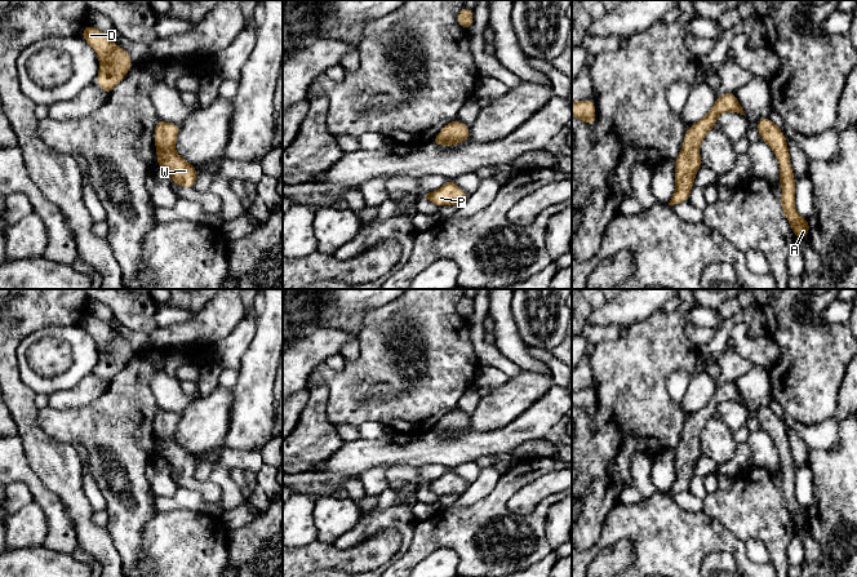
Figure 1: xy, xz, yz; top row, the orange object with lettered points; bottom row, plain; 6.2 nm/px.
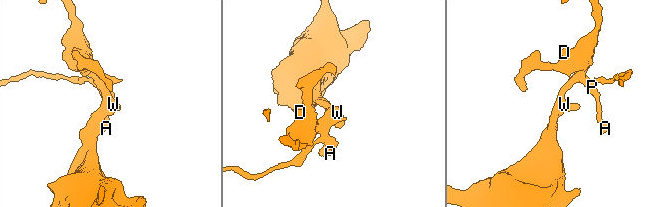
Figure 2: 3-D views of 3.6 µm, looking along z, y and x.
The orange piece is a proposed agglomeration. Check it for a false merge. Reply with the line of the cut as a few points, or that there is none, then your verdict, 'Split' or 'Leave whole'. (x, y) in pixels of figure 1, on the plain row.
No split. Leave whole

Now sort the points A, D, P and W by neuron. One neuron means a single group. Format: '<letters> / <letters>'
A D P W

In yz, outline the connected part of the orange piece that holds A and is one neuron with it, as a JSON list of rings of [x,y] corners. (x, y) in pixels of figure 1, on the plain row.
[[[761,407],[756,410],[756,418],[760,429],[773,439],[780,452],[780,470],[782,485],[780,492],[785,507],[789,510],[795,528],[805,528],[809,525],[809,509],[798,503],[795,496],[795,465],[790,453],[790,441],[785,422],[769,408]]]

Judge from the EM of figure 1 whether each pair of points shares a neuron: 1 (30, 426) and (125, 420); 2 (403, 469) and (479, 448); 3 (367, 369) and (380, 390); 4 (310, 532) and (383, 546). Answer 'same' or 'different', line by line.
1: different
2: different
3: different
4: different

